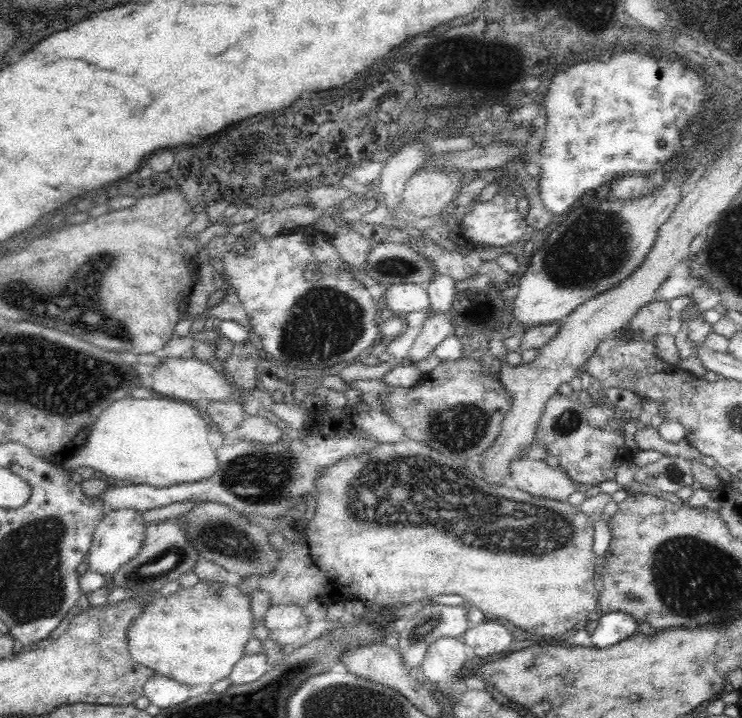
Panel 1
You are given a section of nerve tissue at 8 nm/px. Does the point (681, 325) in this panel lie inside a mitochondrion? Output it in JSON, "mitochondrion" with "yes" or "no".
{"mitochondrion":"no"}

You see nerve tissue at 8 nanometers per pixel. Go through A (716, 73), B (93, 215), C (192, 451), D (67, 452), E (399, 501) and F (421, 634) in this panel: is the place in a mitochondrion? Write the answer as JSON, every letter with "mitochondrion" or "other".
{"A":"other","B":"other","C":"other","D":"other","E":"mitochondrion","F":"mitochondrion"}

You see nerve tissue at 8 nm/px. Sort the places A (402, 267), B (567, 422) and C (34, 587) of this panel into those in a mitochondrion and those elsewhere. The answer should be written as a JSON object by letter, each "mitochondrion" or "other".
{"A":"mitochondrion","B":"mitochondrion","C":"mitochondrion"}

